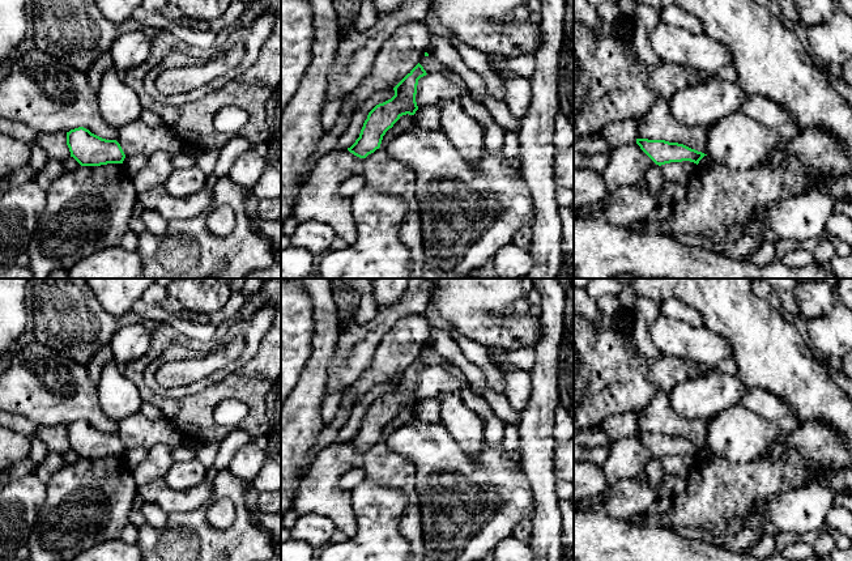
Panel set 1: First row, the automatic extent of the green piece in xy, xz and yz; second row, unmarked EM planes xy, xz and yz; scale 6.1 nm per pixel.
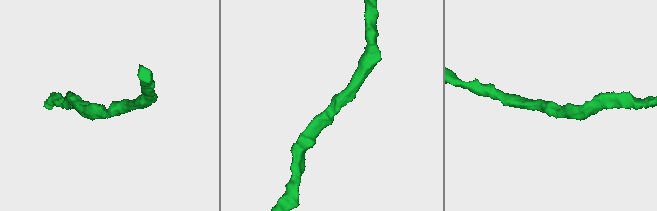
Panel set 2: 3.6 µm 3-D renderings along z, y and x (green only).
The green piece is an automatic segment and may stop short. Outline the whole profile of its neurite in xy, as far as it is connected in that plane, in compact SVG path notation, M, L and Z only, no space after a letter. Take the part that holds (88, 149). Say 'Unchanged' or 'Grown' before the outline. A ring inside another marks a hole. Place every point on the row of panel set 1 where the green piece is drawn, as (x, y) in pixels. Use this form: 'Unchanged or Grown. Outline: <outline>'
Unchanged. Outline: M84 127L67 132L67 145L81 166L123 163L125 154L116 140L106 140Z

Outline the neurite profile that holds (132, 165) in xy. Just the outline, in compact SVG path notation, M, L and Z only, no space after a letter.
M145 156L125 157L123 161L123 166L127 170L127 173L132 177L139 173L140 167L144 166L146 161L148 157Z

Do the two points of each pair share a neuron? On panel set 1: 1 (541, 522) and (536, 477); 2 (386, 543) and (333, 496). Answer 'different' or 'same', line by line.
1: same
2: different

